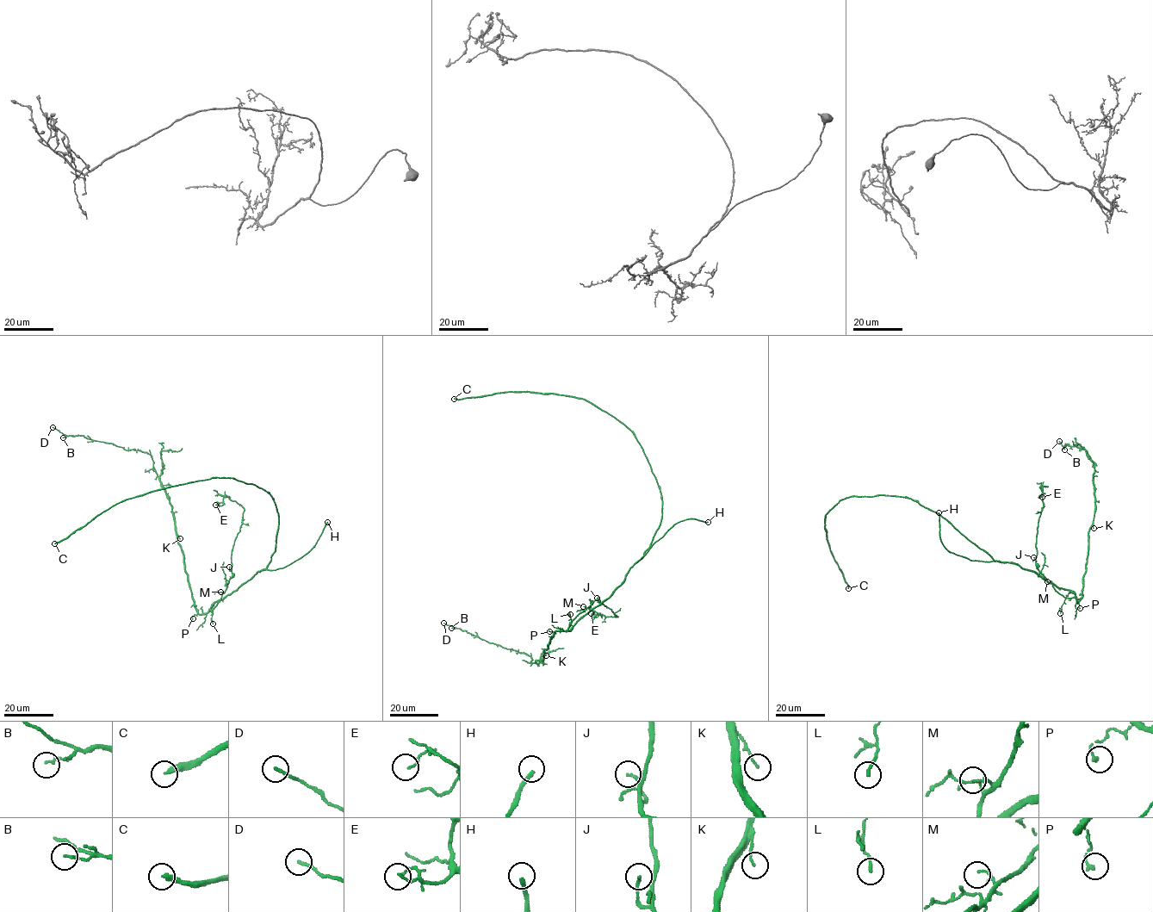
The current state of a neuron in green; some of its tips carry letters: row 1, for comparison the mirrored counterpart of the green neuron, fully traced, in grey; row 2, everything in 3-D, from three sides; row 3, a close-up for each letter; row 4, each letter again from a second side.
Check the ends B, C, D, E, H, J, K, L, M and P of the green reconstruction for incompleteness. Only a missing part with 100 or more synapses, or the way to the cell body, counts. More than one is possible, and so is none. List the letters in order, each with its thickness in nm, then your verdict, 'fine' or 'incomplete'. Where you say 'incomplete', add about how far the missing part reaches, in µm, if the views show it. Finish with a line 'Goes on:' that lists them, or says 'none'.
B: 120 nm | fine
C: 280 nm | incomplete | 80 µm
D: 160 nm | fine
E: 90 nm | fine
H: 190 nm | incomplete | 15 µm
J: 140 nm | fine
K: 90 nm | fine
L: 140 nm | fine
M: 140 nm | fine
P: 160 nm | fine
Goes on: C, H

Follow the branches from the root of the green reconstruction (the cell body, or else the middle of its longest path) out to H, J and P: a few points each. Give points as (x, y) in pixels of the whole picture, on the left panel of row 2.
H: (260, 571), (283, 567), (300, 559), (316, 543), (327, 522)
J: (260, 571), (235, 591), (215, 601), (213, 609), (232, 574), (229, 567)
P: (260, 571), (235, 591), (215, 601), (207, 612), (195, 614), (193, 618)

